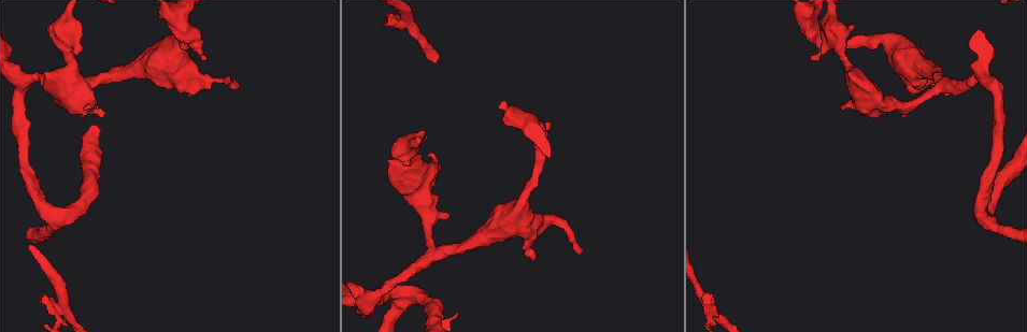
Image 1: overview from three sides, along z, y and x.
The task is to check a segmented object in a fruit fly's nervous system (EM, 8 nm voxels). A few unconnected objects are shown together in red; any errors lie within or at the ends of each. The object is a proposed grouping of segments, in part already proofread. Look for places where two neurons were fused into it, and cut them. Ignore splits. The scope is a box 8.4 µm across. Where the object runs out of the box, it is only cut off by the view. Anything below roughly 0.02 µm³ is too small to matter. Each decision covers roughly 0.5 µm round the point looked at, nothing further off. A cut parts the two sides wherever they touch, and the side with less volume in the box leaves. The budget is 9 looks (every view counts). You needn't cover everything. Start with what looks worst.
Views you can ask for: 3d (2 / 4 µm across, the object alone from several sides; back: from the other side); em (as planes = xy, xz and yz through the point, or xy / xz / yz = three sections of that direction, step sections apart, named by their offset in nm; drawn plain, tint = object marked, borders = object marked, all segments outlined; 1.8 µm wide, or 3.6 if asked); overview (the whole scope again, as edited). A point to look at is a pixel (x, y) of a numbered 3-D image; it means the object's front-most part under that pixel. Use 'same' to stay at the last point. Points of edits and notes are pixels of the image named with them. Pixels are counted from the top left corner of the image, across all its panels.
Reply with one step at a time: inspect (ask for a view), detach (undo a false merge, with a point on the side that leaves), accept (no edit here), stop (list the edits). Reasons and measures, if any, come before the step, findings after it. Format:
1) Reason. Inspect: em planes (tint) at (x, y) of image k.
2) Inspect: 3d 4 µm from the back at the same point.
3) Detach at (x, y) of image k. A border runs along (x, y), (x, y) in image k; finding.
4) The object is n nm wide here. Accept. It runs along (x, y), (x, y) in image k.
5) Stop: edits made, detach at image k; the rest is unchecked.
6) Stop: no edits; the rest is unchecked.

Arms part here. Inspect: em 3.6 µm xz step 4 (tint) at (56, 309) of image 1.

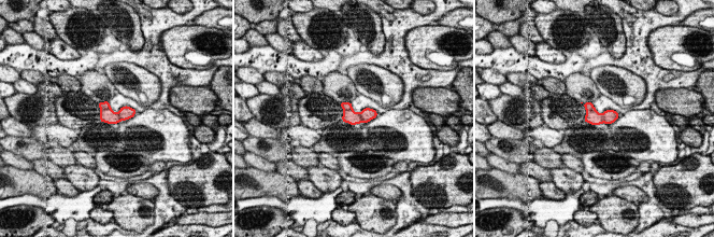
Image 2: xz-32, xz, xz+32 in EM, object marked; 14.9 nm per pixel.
Another direction. Inspect: em 3.6 µm planes (tint) at the same point.

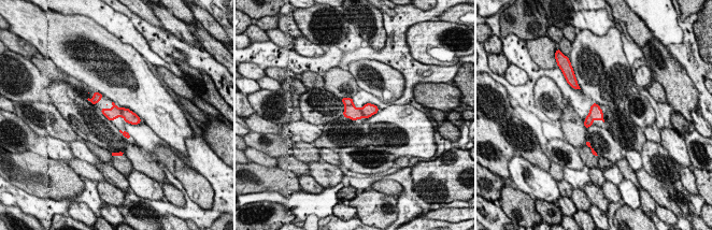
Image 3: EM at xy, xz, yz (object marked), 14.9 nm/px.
The object is 200 nm wide here. Detach at (111, 114) of image 3. A border runs along (119, 109), (127, 121) in image 3; a second neuron is stuck on.

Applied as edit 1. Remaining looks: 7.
Abrupt turn. Inspect: 3d 4 µm from the back at (525, 117) of image 1.

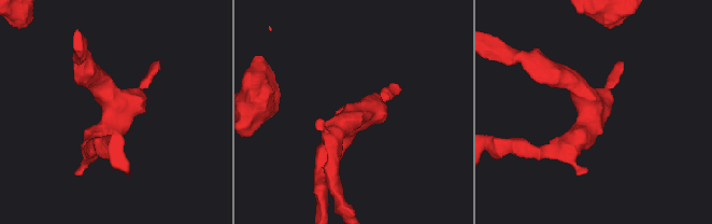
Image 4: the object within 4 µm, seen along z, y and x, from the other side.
3 arms meet here. Inspect: em planes (tint) at (593, 115) of image 4.

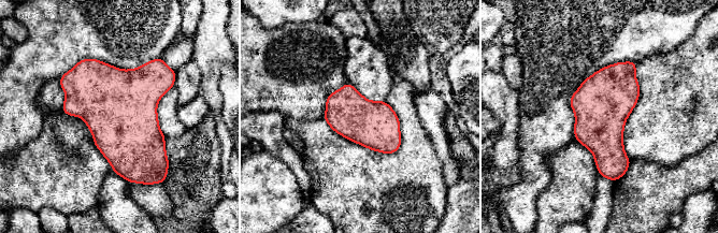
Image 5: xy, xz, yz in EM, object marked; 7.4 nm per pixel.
Accept. Continuous, no second neuron.

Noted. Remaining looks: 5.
Thick turns thin. Inspect: 3d 4 µm at (182, 43) of image 1.

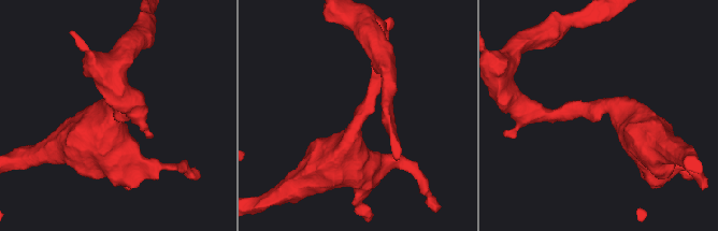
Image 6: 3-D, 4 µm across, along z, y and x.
The arms are 220, 750 nm wide; shape alone is not enough. Inspect: em 3.6 µm xz step 8 (tint) at (607, 110) of image 6.

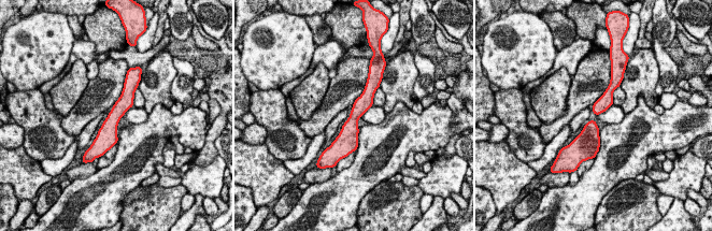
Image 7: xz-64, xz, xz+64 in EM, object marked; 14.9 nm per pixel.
The object is 180 nm wide here. Accept. It runs along (125, 90), (101, 146) in image 7; continuous, no second neuron.

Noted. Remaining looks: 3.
Branch point. Inspect: em 3.6 µm xy step 8 (tint) at (70, 77) of image 1.

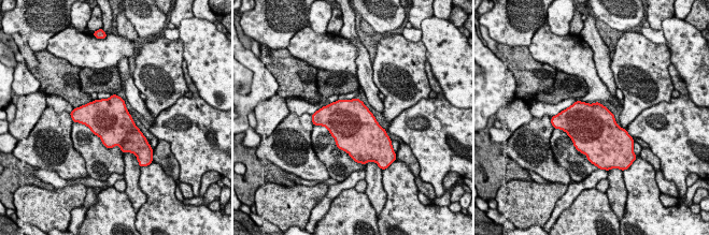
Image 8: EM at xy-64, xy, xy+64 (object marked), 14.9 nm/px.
The object is 600 nm wide here. Accept. Continuous, no second neuron.

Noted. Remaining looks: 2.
Stop: edits made, detach at image 3; the rest is unchecked.

